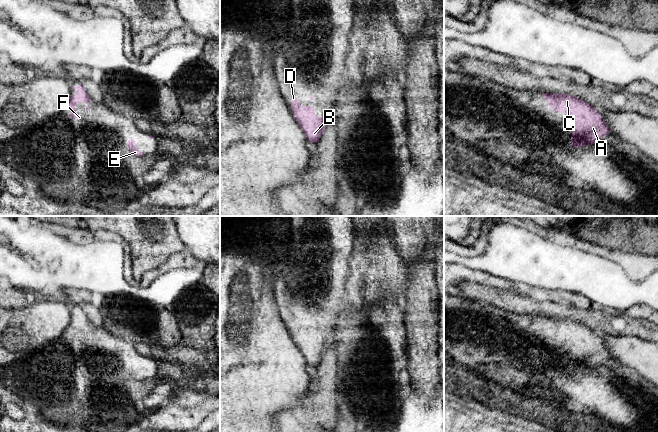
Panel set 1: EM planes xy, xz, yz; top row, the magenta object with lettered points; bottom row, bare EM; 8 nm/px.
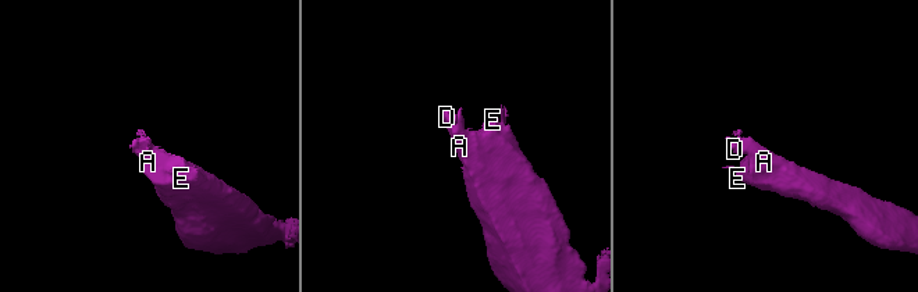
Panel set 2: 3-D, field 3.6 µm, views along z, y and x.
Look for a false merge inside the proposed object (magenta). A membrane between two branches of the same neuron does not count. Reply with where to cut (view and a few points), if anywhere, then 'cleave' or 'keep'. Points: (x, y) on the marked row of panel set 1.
no cut | keep

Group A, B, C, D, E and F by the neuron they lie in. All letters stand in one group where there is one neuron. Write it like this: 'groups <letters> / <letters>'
groups A B C D E F

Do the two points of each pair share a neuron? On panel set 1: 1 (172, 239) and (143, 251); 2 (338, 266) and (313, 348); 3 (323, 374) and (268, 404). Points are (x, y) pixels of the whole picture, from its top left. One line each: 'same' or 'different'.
1: same
2: same
3: different

